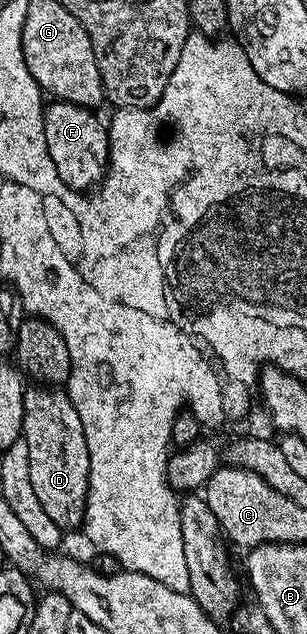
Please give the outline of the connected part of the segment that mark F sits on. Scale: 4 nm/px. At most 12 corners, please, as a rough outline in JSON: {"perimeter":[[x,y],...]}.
{"perimeter":[[91,108],[42,113],[48,157],[73,191],[101,184],[110,133]]}

